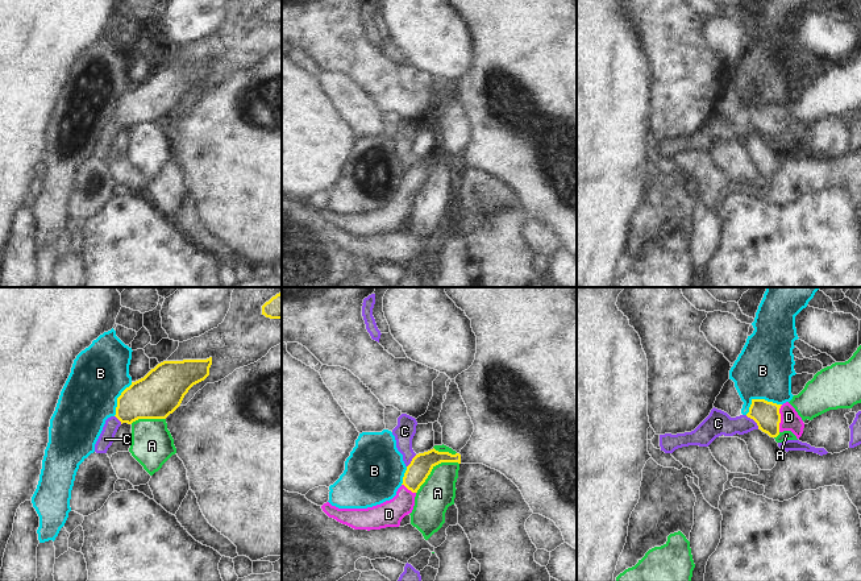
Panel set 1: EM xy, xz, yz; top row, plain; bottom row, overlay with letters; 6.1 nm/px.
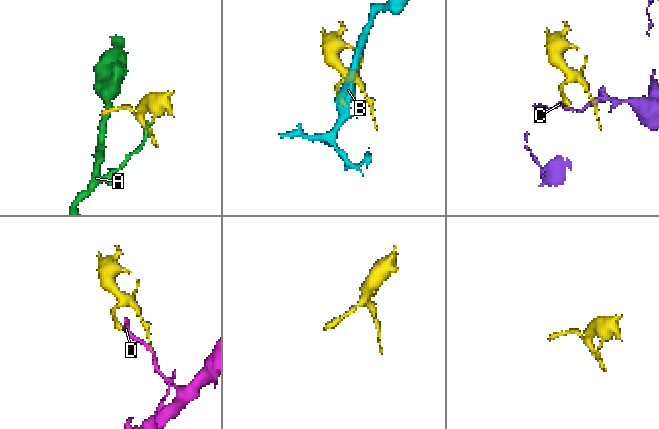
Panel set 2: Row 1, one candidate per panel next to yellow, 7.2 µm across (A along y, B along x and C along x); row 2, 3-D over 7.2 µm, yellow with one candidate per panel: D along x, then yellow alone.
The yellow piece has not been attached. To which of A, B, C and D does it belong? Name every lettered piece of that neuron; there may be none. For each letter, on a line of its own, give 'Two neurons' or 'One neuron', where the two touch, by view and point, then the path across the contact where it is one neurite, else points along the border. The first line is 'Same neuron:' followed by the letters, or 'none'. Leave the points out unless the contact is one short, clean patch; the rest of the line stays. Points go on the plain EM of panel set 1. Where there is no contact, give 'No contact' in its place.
Same neuron: D
A: Two neurons. Touches yellow at xz (432, 173). Boundary: xz (458, 167), (439, 167), (416, 198)
B: Two neurons. Touches yellow at yz (760, 104). Boundary: yz (781, 110), (753, 104), (745, 119)
C: Two neurons. Touches yellow at yz (753, 124). Boundary: yz (745, 120), (758, 133)
D: One neuron. Touches yellow at yz (780, 123). Path across: yz (766, 119), (770, 123), (780, 123), (790, 125).

